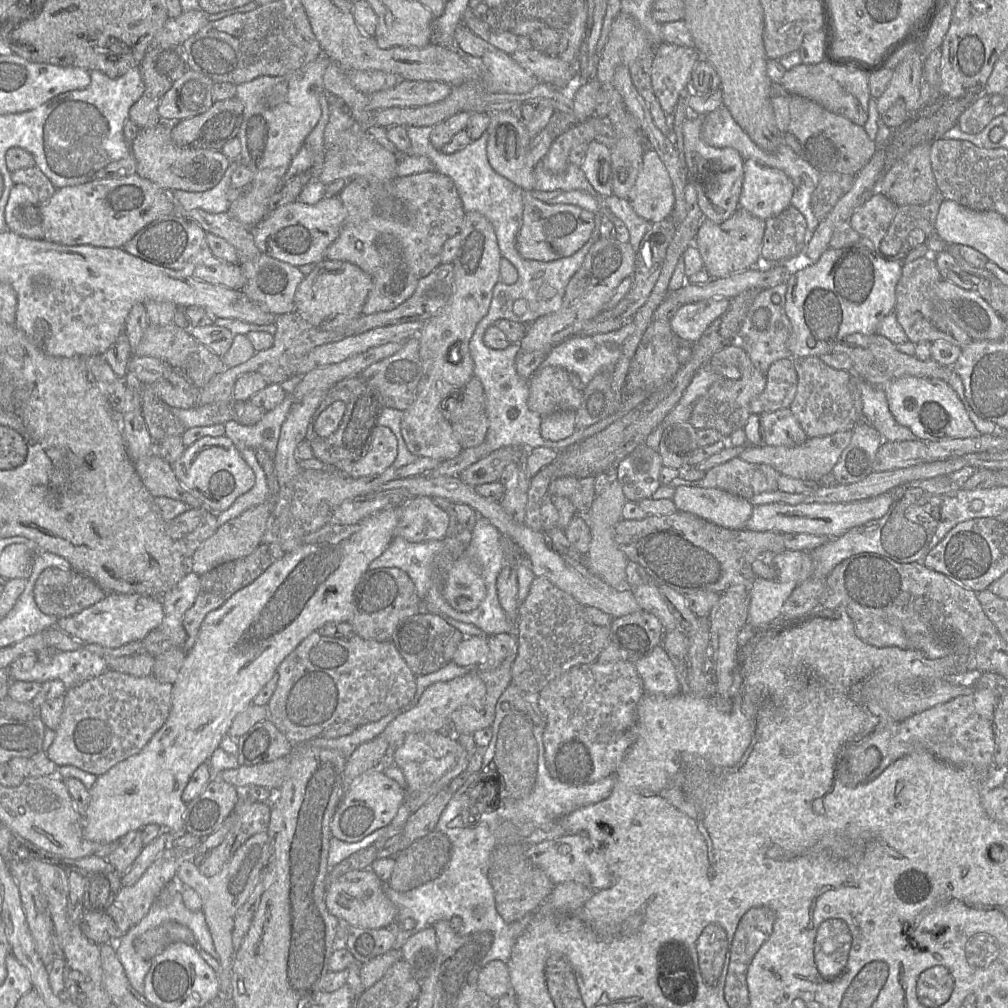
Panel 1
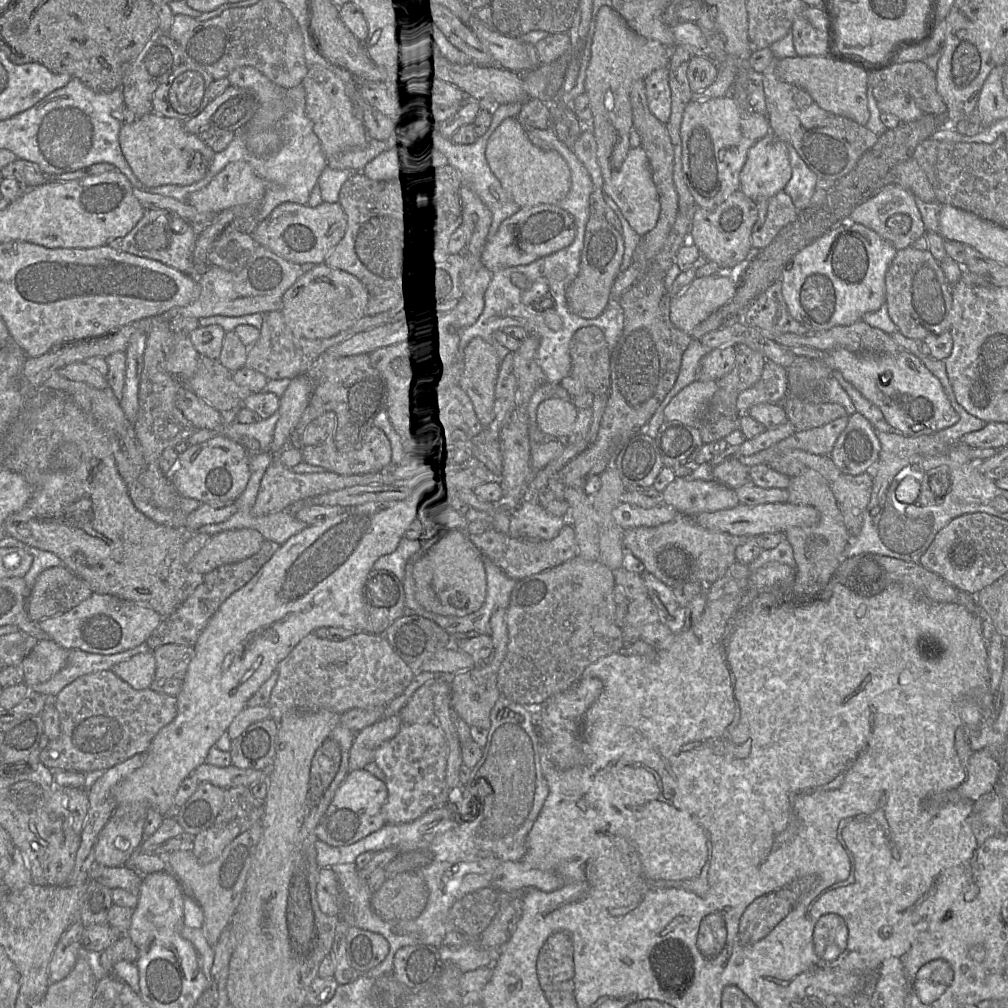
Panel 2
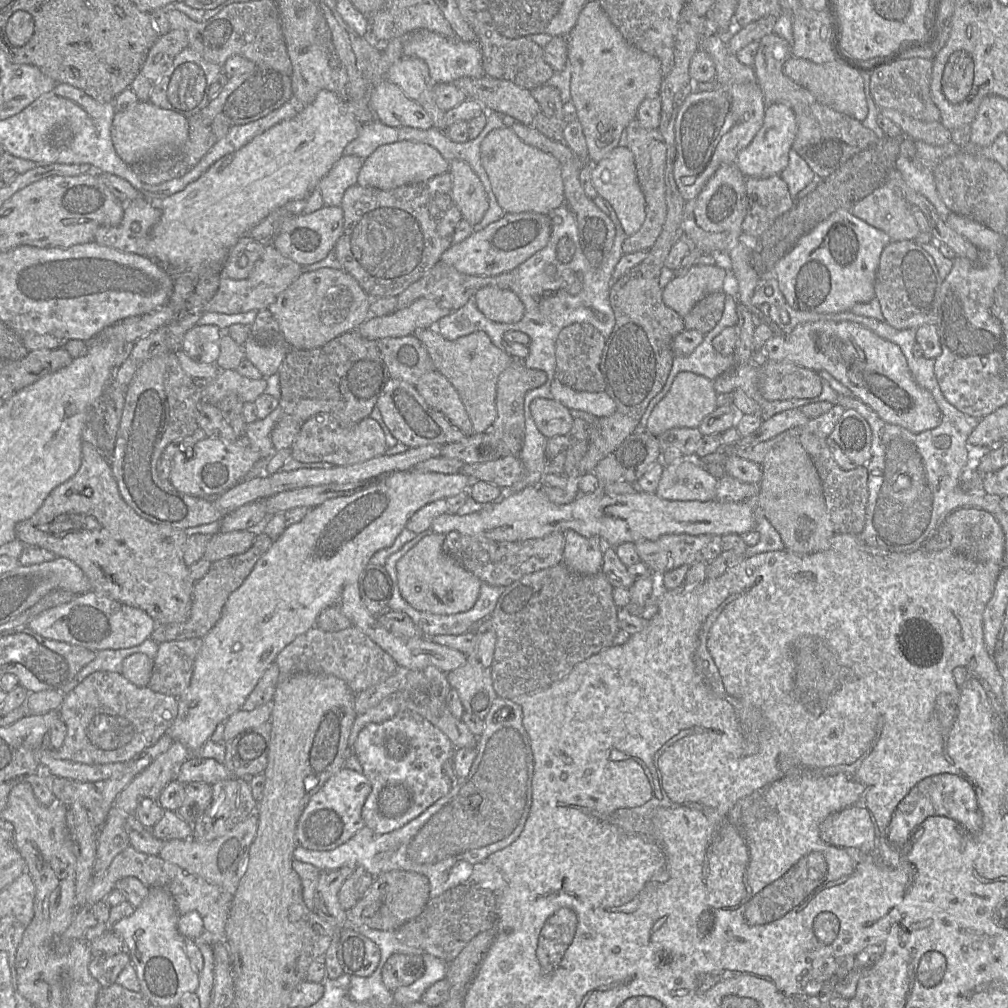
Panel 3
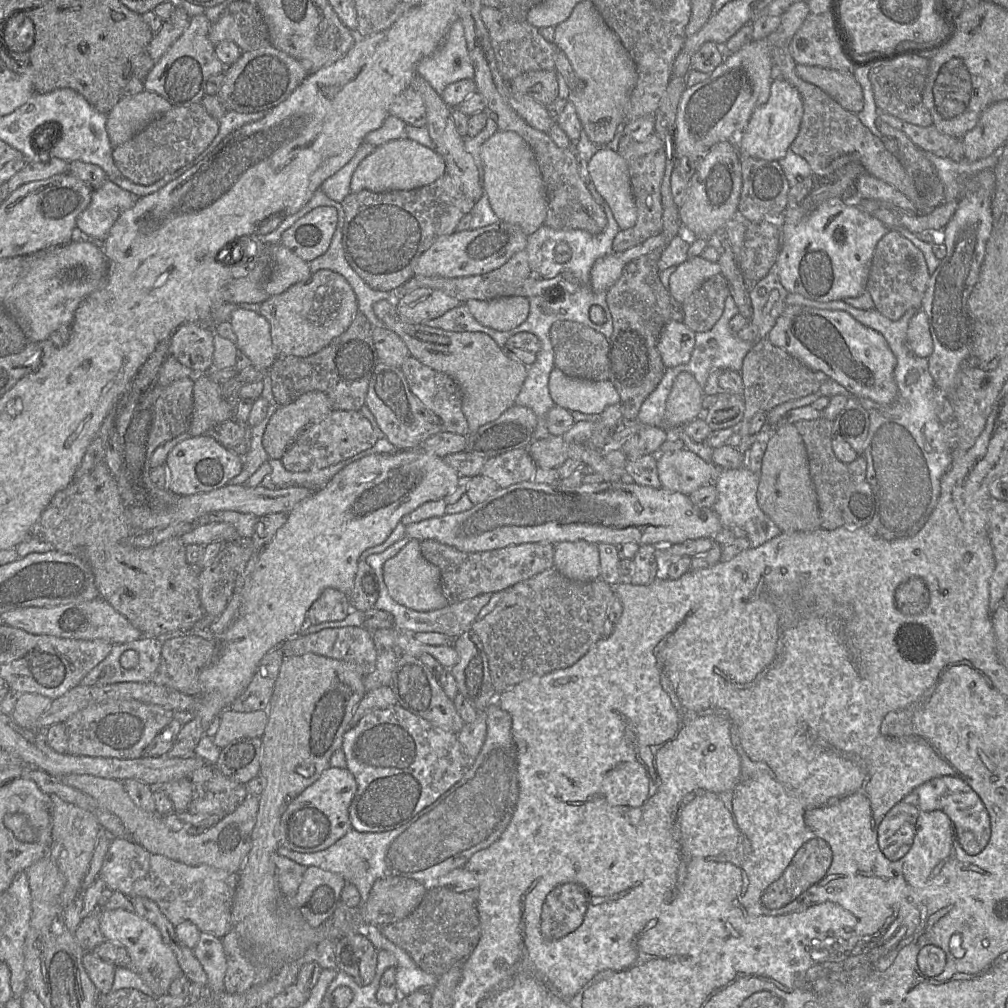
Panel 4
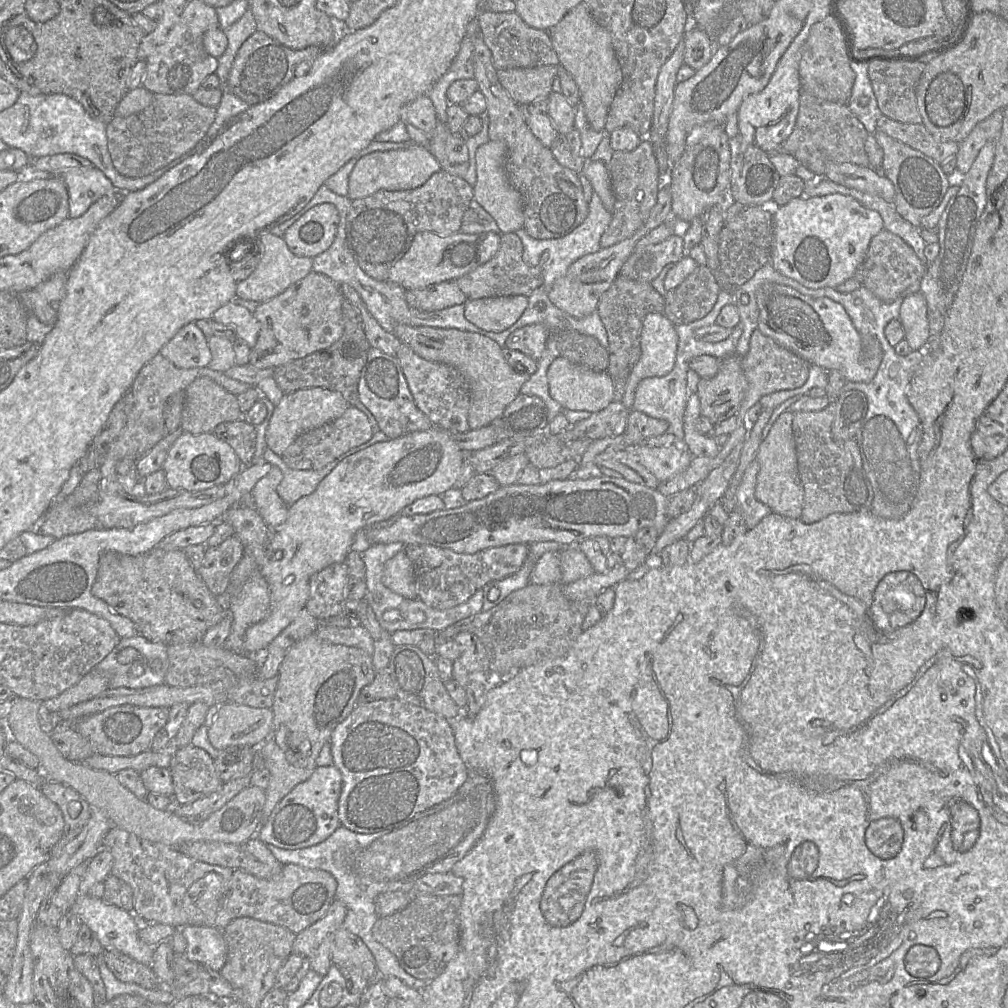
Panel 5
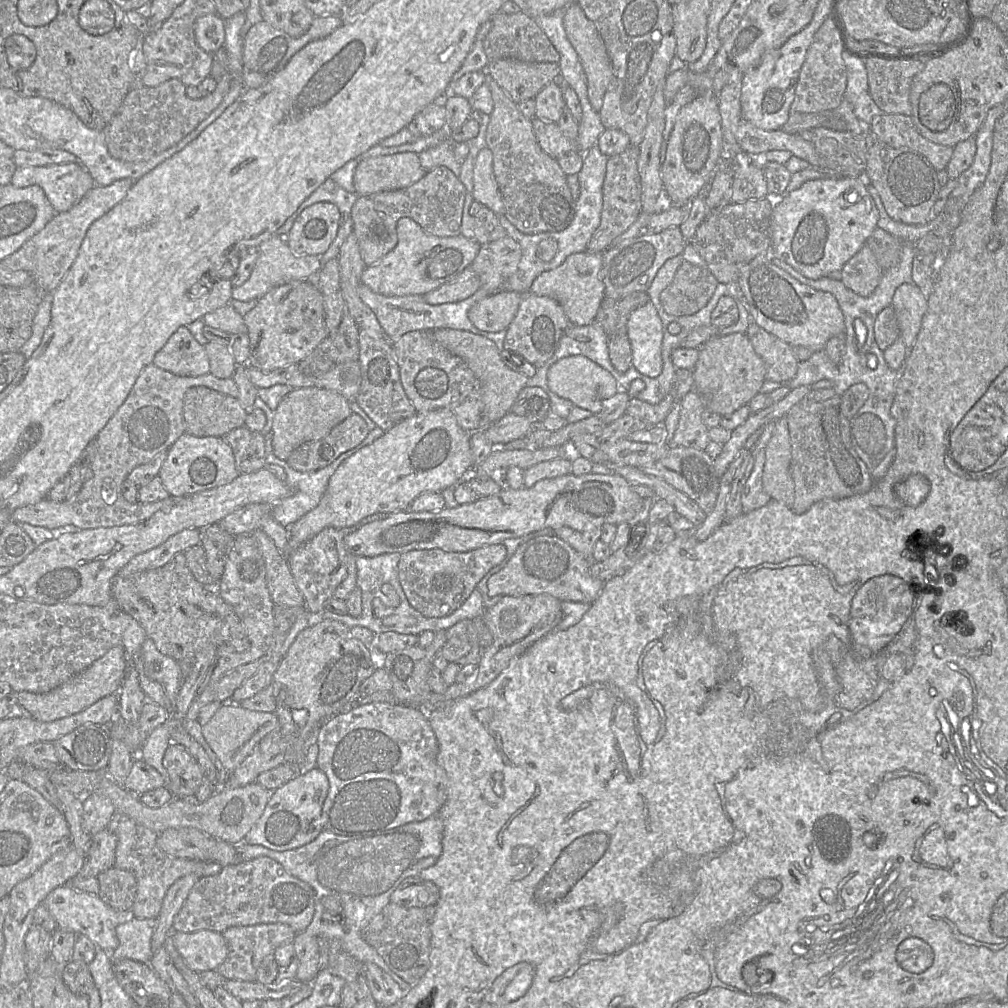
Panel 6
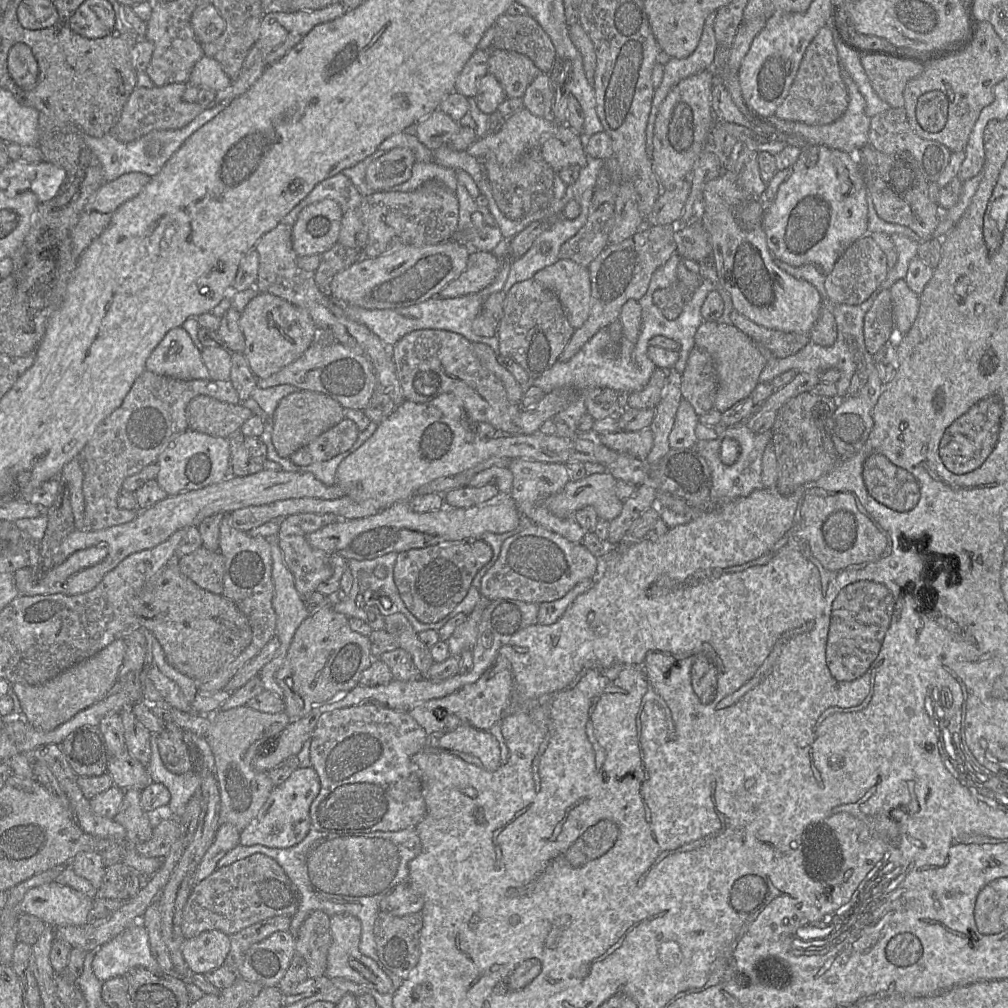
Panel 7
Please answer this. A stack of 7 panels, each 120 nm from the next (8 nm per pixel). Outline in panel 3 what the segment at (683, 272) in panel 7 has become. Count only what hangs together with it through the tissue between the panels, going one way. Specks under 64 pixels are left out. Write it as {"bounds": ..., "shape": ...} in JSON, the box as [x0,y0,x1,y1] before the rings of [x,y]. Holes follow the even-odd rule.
{"bounds":[684,290,727,332],"shape":[[[722,290],[701,299],[684,317],[685,329],[710,332],[722,318],[726,297],[727,292]]]}

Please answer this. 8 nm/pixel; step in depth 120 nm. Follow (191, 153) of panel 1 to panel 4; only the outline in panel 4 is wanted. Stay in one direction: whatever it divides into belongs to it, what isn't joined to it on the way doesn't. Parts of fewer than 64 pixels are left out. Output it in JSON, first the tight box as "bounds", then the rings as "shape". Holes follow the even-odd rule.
{"bounds":[107,90,172,148],"shape":[[[143,90],[134,96],[121,98],[110,113],[107,114],[107,133],[111,145],[114,148],[124,144],[144,129],[151,121],[169,111],[172,107],[165,98],[147,90]]]}

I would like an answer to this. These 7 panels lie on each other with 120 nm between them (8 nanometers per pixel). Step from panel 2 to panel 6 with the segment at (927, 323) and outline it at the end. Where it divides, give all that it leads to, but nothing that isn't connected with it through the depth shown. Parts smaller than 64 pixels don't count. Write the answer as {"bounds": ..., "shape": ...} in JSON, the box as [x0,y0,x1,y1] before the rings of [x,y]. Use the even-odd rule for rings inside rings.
{"bounds":[866,228,902,272],"shape":[[[875,228],[866,244],[872,250],[883,272],[900,262],[902,243],[898,238],[881,228]]]}

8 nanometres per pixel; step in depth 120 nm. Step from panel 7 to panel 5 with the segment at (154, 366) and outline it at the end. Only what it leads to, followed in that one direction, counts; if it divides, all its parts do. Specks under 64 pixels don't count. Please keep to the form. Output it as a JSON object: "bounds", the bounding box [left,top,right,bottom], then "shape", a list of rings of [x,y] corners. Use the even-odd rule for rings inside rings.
{"bounds":[159,323,212,369],"shape":[[[195,323],[183,326],[159,354],[183,369],[208,367],[212,359],[208,339]]]}

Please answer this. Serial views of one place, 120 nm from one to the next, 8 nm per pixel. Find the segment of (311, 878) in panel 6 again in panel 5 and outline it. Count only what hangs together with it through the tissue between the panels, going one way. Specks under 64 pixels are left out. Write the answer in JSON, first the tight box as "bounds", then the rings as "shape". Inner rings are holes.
{"bounds":[268,773,495,992],"shape":[[[468,773],[465,783],[449,799],[395,824],[393,828],[374,834],[360,834],[340,826],[325,841],[312,847],[299,850],[286,850],[271,845],[268,847],[282,865],[294,864],[330,873],[337,882],[335,900],[341,901],[347,908],[343,926],[363,940],[375,959],[380,977],[396,977],[408,987],[423,992],[432,980],[419,980],[409,975],[400,966],[397,958],[374,939],[372,928],[379,918],[376,913],[376,898],[386,892],[409,893],[420,878],[430,874],[450,872],[482,838],[494,809],[495,795],[492,781],[488,777]]]}

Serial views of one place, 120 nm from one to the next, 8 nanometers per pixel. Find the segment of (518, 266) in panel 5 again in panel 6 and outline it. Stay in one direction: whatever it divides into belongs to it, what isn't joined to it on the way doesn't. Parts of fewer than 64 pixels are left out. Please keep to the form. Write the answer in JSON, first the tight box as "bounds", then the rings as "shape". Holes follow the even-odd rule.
{"bounds":[471,235,522,294],"shape":[[[507,235],[482,245],[476,258],[471,263],[471,267],[479,277],[480,288],[492,294],[504,291],[505,283],[517,272],[521,256],[522,251],[519,243]]]}

